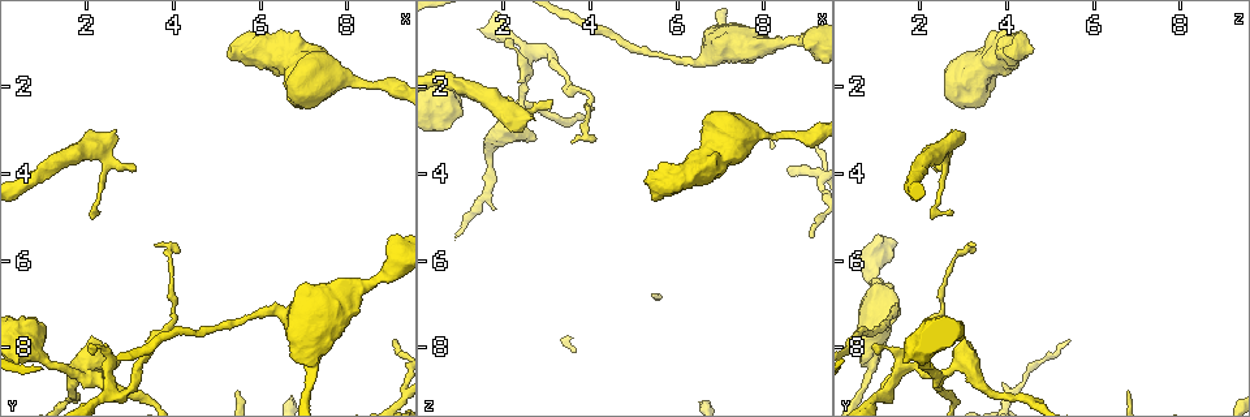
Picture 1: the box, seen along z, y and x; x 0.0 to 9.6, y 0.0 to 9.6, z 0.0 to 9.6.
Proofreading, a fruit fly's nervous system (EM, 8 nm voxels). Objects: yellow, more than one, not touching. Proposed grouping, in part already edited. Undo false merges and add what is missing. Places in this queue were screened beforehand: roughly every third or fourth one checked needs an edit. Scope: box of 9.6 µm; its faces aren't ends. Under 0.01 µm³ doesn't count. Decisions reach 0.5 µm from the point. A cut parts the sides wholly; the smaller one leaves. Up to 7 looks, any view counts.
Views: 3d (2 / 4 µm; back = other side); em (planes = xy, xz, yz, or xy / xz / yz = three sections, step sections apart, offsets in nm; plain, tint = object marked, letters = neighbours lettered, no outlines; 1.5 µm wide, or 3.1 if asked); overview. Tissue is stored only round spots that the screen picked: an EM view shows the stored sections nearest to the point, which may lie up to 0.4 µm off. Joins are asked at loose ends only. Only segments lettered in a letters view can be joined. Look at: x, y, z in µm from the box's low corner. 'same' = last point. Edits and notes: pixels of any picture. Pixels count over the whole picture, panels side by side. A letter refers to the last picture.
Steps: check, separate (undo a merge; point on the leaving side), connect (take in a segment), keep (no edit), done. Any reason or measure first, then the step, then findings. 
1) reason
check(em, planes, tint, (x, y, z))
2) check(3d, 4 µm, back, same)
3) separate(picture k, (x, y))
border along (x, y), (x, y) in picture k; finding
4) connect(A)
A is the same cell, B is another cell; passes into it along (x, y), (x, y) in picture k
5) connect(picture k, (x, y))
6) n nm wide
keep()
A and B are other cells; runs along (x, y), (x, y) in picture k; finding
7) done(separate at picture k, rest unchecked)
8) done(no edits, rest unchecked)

branch stops here
check(em, planes, letters, (3.20, 3.90, 2.30))

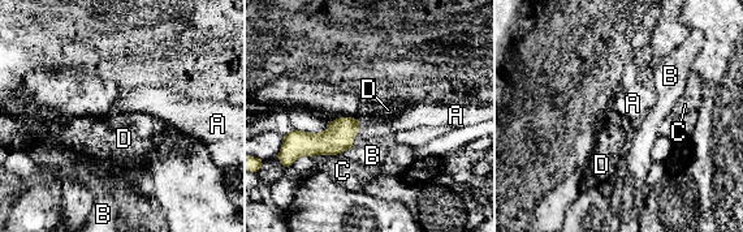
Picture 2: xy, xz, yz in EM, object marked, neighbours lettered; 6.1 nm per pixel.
130 nm wide
connect(A)
A is the same cell, B, C and D are other cells; the cell continues

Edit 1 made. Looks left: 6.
check(overview)

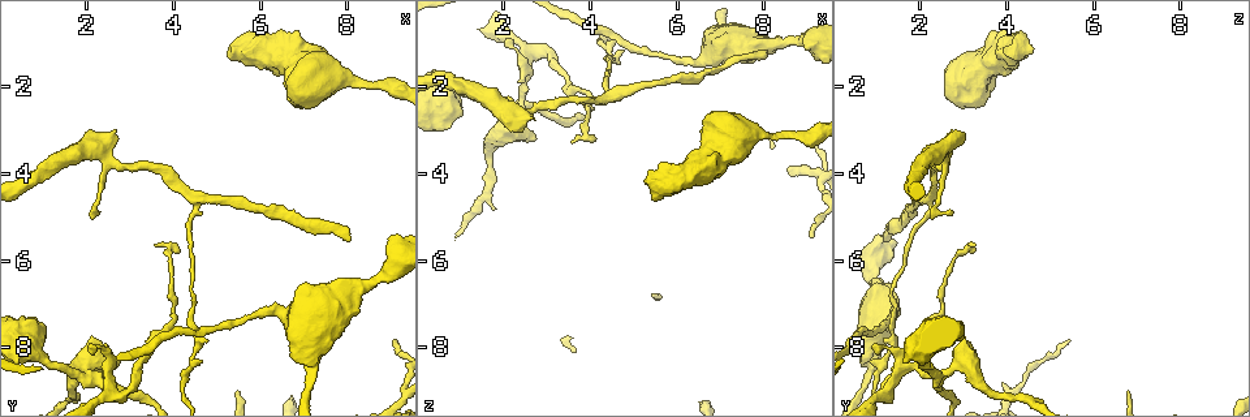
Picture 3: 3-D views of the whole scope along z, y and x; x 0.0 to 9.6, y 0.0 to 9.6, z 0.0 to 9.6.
branch stops here
check(3d, 4 µm, (2.10, 7.70, 3.05))

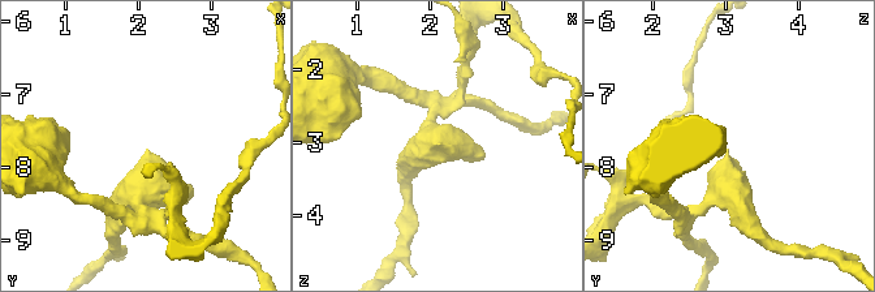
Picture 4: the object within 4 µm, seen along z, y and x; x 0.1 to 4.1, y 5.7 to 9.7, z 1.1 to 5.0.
check(em, planes, letters, (2.15, 7.80, 3.00))

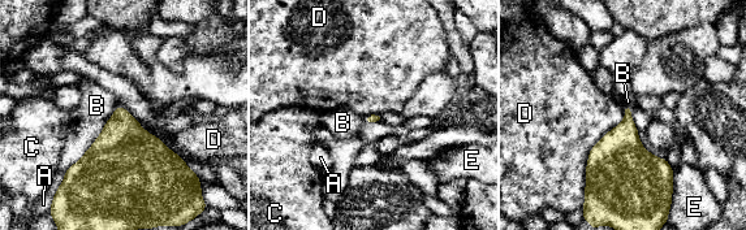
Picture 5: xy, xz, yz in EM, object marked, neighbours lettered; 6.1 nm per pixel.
D touches over 600 nm
keep()
A, B, C, D and E are other cells; none of them fits

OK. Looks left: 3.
thin end
check(em, planes, letters, (3.60, 5.60, 3.25))

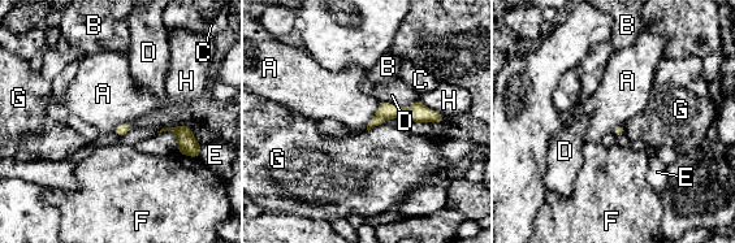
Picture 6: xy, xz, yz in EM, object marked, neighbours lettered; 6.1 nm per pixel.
D touches over 240 nm
keep()
A, B, C, D, E, F, G and H are other cells; runs along (440, 118), (384, 113), (372, 124) in picture 6; none of them fits

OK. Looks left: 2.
done(connect at picture 2, rest unchecked)

